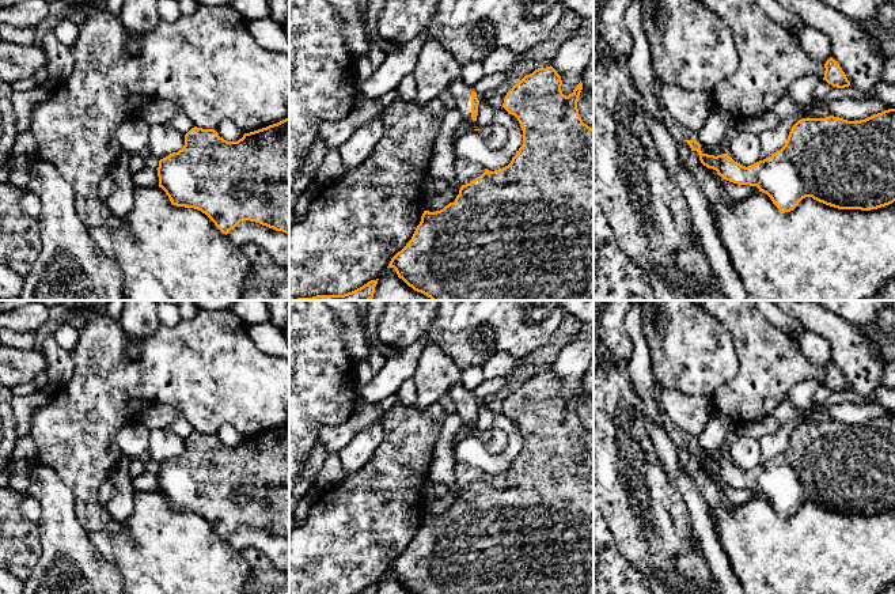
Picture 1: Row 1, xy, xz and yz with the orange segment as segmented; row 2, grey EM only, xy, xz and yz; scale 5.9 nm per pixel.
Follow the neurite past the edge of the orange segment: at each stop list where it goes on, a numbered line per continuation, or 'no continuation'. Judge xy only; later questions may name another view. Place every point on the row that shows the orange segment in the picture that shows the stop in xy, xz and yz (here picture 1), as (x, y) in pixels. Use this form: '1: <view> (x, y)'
no continuation

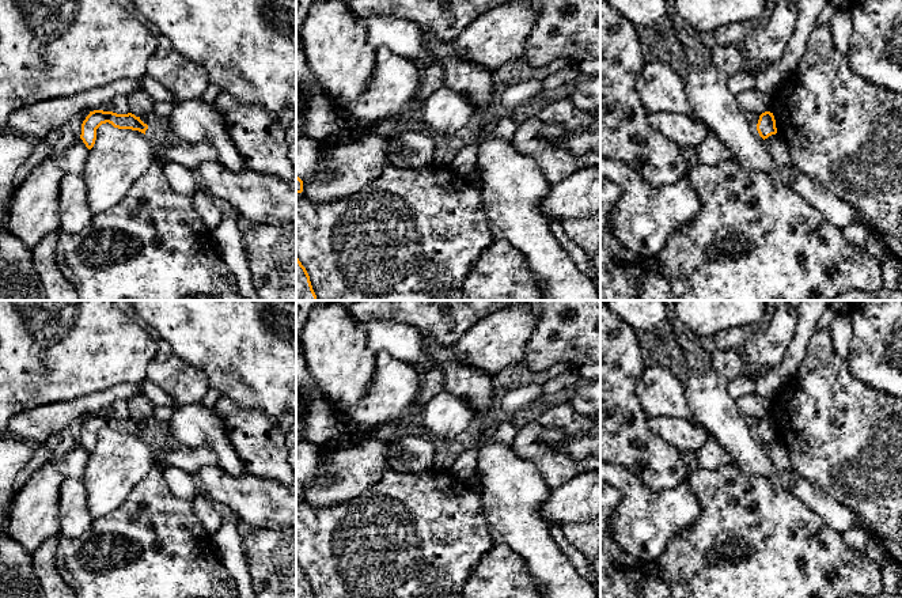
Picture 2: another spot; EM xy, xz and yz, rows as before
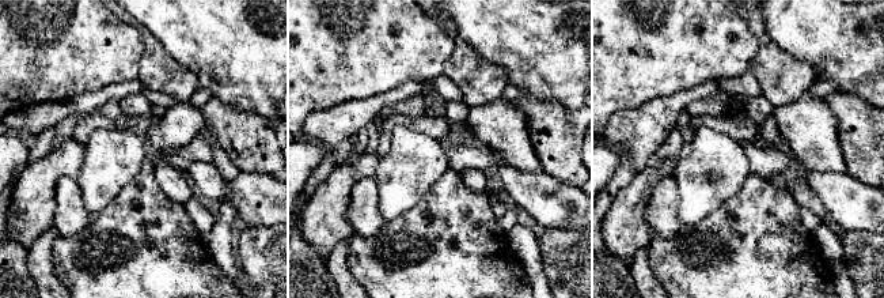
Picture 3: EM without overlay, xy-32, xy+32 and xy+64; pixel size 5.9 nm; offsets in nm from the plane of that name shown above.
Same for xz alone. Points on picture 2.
no continuation

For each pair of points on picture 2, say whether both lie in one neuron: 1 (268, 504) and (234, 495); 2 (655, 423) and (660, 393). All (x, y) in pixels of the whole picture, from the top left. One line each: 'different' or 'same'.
1: same
2: different

